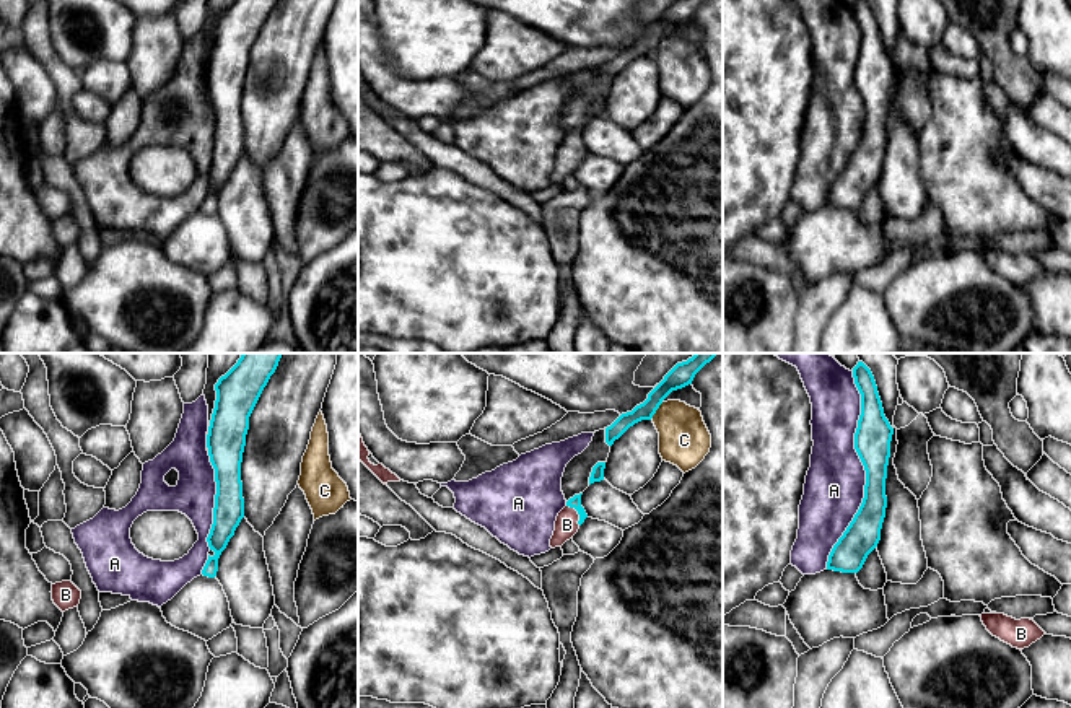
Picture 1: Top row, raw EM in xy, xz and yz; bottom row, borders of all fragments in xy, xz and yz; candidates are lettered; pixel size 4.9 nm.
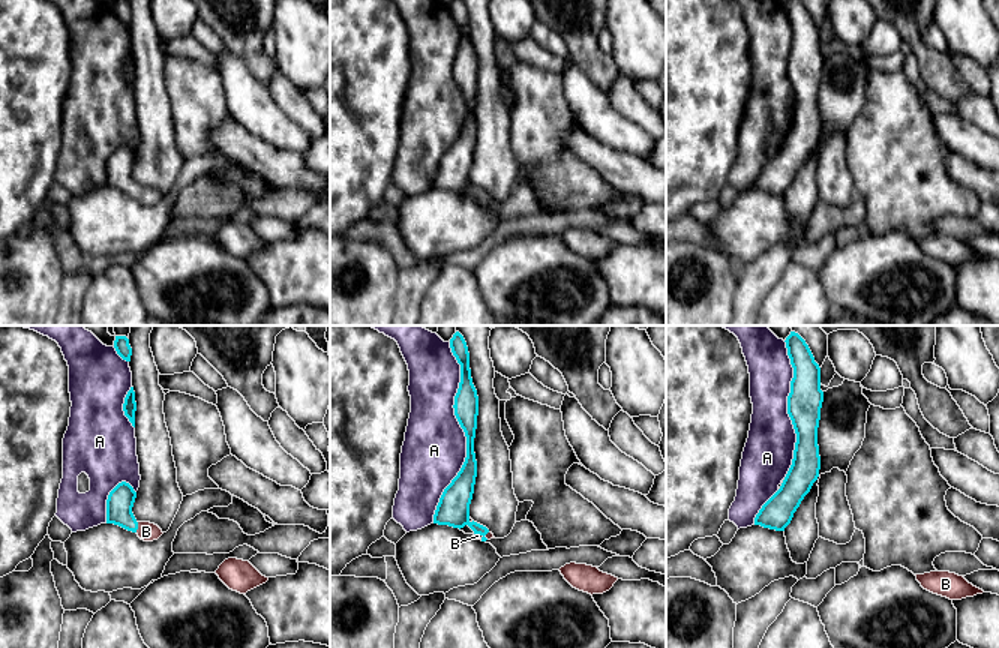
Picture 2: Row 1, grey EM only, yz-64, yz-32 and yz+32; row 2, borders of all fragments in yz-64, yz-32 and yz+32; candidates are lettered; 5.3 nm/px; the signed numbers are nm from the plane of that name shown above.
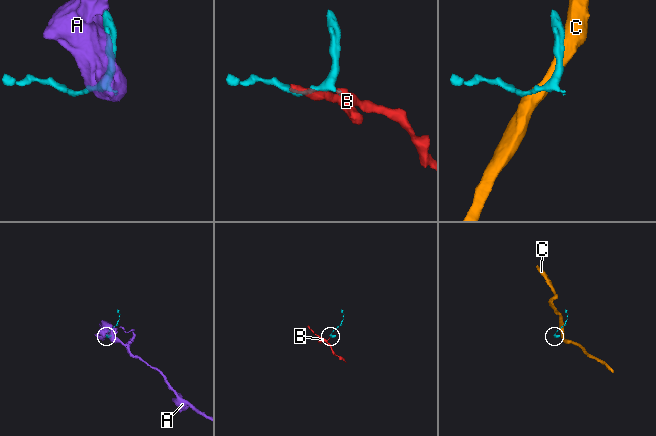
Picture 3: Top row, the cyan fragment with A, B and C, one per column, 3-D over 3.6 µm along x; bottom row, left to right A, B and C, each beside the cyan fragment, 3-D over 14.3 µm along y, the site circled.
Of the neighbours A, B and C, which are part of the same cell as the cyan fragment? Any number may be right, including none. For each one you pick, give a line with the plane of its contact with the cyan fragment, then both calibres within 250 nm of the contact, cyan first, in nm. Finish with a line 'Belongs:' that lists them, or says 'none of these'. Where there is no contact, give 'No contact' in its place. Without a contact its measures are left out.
B: Touches cyan in xz. Thickness 60 nm (cyan) against 110 nm
Belongs: B

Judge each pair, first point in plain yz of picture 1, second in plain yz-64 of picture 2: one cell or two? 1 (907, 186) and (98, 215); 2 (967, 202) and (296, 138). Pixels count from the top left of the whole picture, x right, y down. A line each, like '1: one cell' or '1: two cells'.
1: two cells
2: two cells

